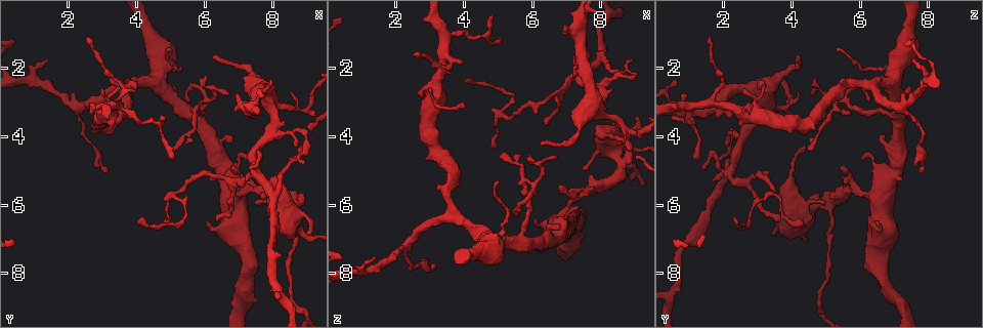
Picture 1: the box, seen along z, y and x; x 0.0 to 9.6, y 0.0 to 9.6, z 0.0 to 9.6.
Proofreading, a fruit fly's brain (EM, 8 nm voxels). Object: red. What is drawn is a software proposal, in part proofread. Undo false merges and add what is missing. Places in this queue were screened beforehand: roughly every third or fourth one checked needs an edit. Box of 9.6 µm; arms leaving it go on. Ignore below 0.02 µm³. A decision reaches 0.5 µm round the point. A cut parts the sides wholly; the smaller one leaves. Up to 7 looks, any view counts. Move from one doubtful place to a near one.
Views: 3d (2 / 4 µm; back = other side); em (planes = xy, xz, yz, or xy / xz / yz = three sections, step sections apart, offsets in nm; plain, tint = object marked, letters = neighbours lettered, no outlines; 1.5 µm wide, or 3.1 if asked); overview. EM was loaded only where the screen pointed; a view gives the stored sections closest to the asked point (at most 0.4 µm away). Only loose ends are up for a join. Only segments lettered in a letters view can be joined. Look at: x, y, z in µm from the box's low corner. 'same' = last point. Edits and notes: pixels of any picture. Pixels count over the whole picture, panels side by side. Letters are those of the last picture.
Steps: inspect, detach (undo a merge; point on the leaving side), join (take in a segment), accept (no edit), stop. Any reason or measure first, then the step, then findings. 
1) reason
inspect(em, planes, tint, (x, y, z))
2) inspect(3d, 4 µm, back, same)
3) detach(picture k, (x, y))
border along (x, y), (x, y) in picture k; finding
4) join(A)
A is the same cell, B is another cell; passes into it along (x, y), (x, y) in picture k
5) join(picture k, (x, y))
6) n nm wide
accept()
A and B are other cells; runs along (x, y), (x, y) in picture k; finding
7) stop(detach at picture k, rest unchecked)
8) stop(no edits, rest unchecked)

tapers out
inspect(em, planes, letters, (6.05, 2.20, 4.70))

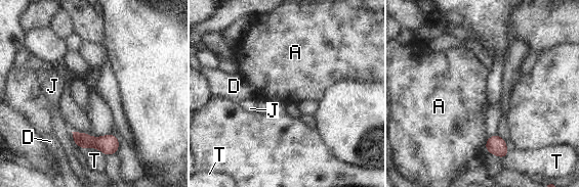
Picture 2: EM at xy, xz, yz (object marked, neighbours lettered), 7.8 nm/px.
T touches over 170 nm
accept()
A, D, J and T are other cells; border along (488, 138), (484, 146) in picture 2; no lettered segment goes on from it

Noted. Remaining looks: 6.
tapers out
inspect(3d, 2 µm, (6.35, 6.50, 3.70))

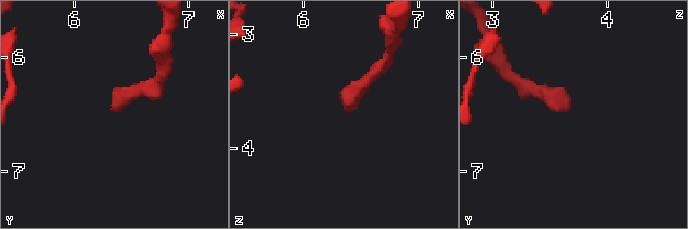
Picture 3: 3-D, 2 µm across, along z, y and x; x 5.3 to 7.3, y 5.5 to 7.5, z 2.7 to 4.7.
need the tissue
inspect(em, planes, letters, (6.36, 6.46, 3.68))

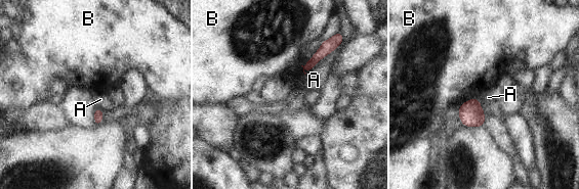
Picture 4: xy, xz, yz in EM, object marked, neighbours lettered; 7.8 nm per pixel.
70 nm wide
accept()
A and B are other cells; none of them fits

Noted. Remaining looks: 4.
branch stops here
inspect(em, planes, letters, (8.85, 4.85, 1.75))

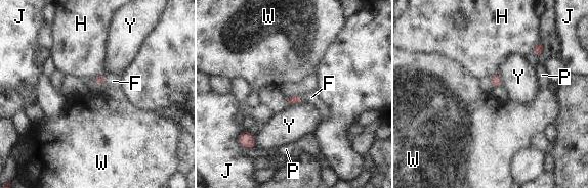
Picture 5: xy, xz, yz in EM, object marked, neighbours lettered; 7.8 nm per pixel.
Y touches over 110 nm
join(F)
F is the same cell, H, J, P, W and Y are other cells; the cell continues

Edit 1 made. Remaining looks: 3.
stop(join at picture 5, rest unchecked)

